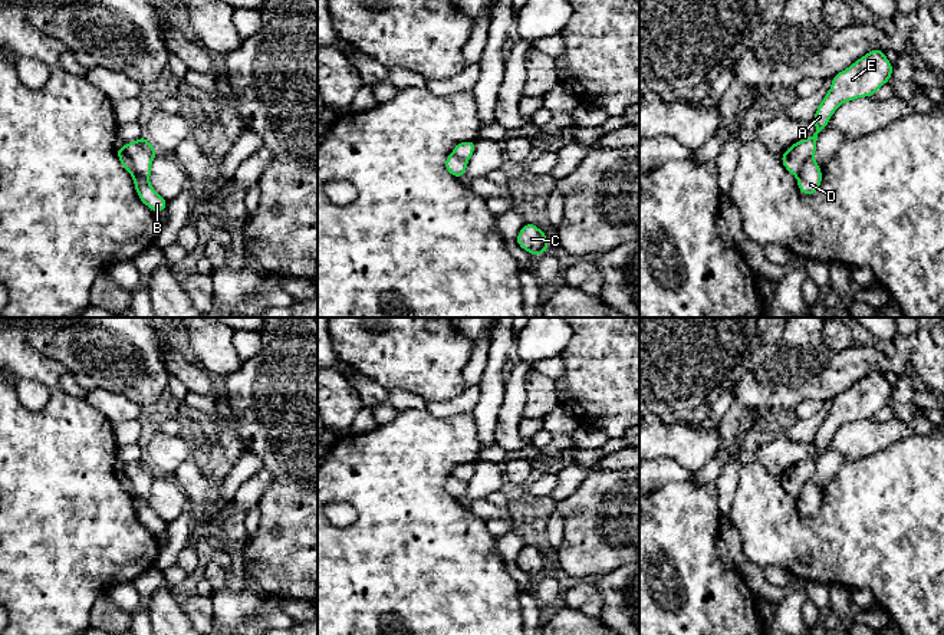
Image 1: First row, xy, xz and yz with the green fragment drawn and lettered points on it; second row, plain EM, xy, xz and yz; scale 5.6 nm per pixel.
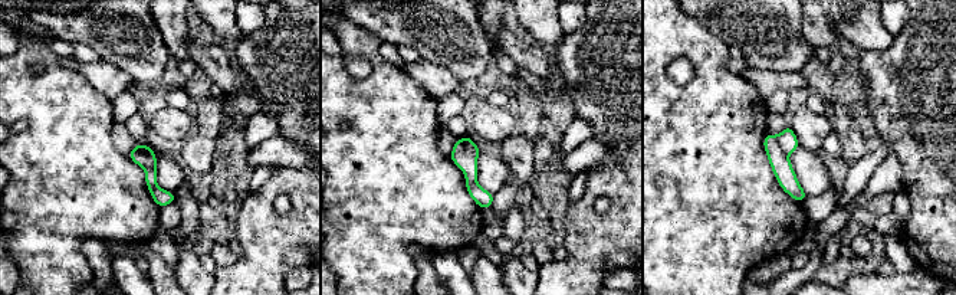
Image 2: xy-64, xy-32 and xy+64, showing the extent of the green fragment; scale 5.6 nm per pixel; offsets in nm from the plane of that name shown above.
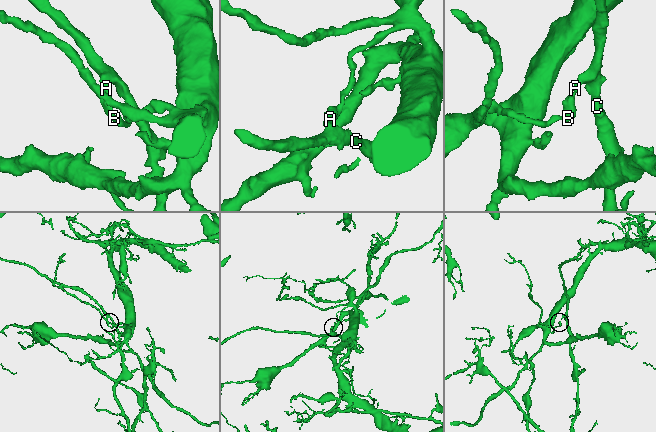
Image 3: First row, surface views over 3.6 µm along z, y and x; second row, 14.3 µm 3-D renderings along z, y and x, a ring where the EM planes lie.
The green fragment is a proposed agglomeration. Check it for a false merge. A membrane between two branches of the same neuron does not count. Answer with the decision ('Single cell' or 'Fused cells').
Fused cells

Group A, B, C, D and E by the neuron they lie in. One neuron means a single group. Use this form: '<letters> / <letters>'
A C E / B D

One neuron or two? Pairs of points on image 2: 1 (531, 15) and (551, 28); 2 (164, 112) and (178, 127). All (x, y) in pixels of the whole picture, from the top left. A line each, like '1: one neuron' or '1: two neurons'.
1: one neuron
2: one neuron

